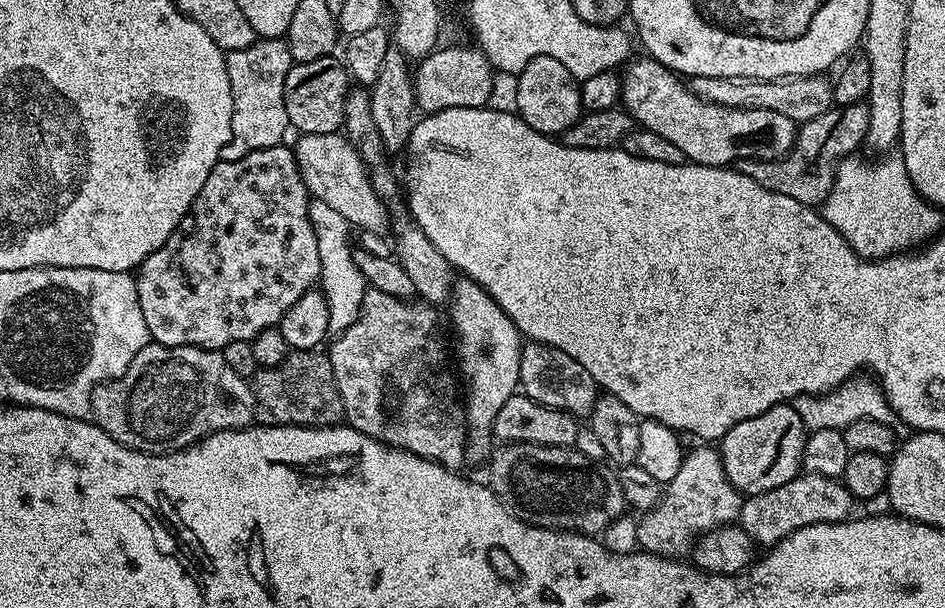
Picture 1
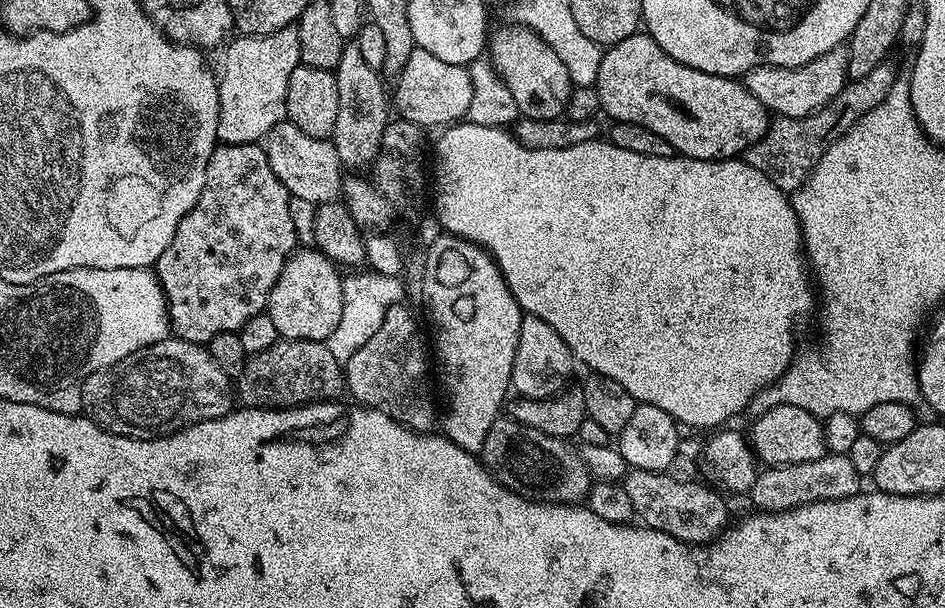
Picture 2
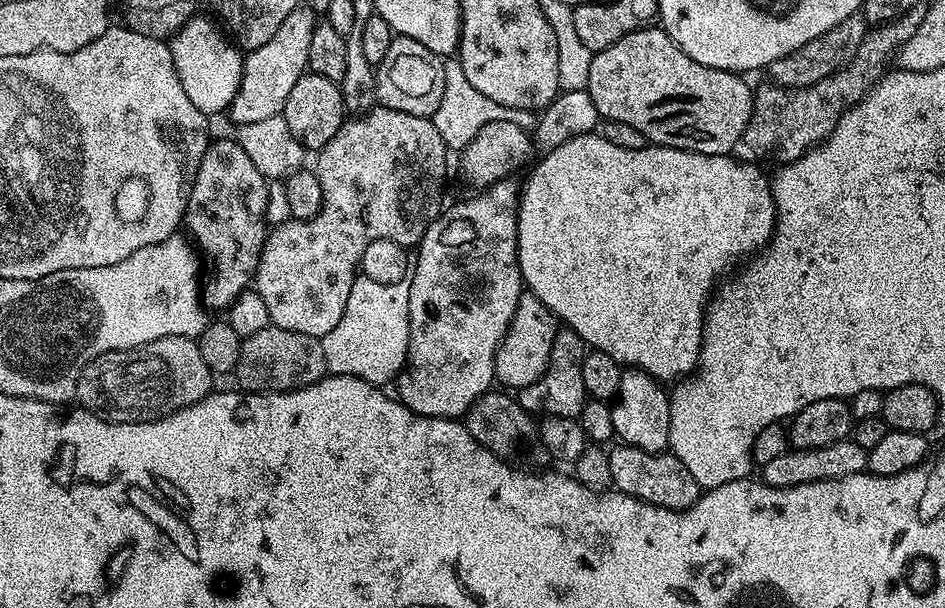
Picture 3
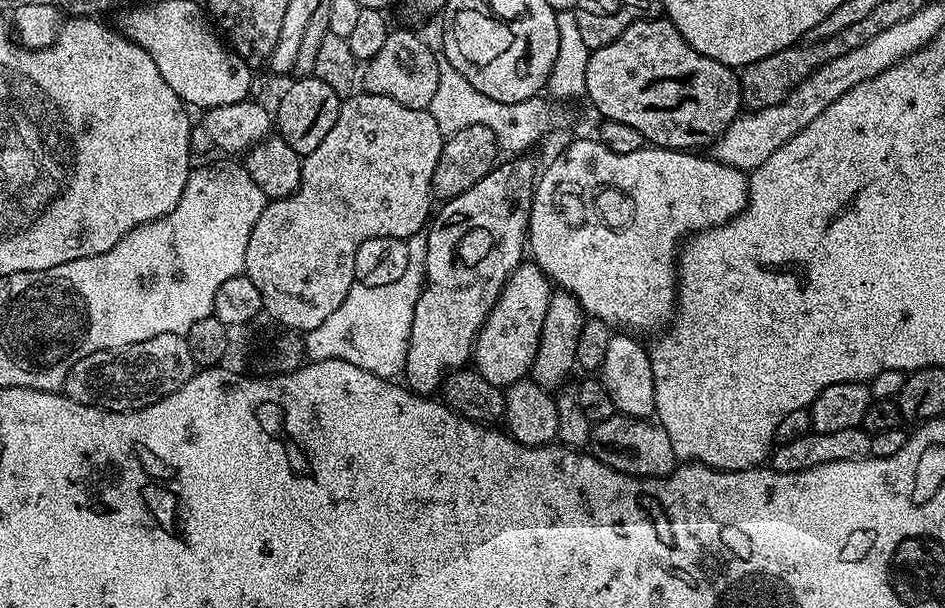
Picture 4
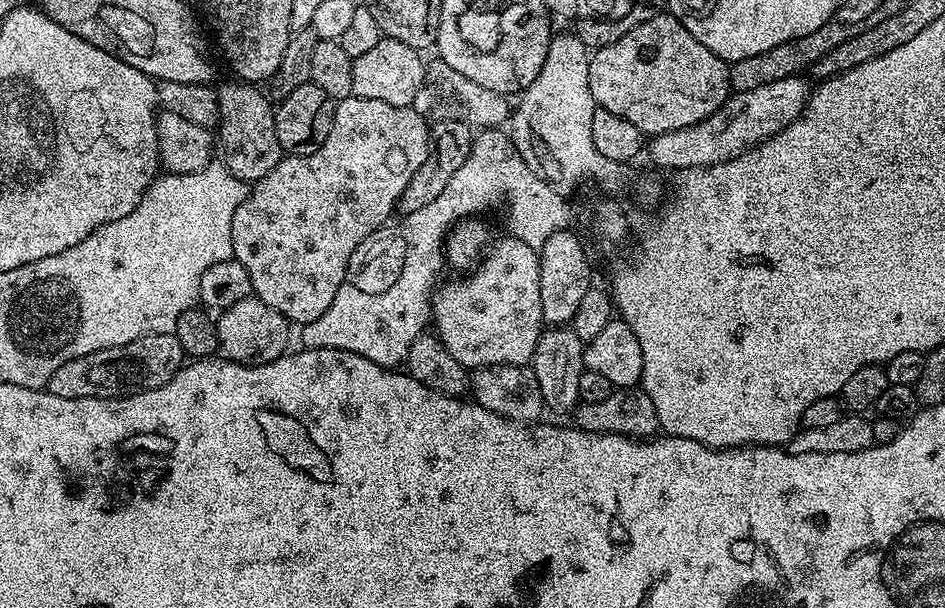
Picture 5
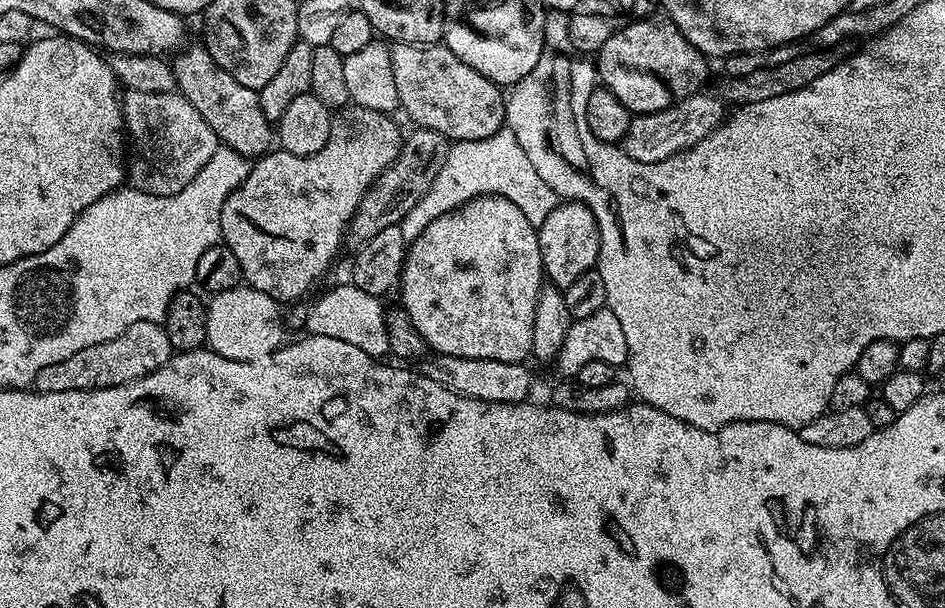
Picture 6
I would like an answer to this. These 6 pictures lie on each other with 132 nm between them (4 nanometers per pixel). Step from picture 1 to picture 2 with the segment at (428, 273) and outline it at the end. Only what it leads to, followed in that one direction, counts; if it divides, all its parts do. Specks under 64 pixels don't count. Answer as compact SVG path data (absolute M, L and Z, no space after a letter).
M354 46L342 50L342 59L334 71L338 82L338 119L334 121L330 137L332 145L338 150L338 158L345 169L371 169L380 154L384 131L390 122L390 94L384 90L385 77L369 66Z

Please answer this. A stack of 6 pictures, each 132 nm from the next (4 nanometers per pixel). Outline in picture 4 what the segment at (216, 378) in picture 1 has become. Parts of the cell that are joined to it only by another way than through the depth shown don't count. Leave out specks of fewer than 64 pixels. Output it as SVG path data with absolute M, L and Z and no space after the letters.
M158 334L146 342L134 342L114 350L102 350L86 358L78 358L66 374L63 395L86 406L103 408L105 412L133 412L150 406L186 386L198 371L184 336Z

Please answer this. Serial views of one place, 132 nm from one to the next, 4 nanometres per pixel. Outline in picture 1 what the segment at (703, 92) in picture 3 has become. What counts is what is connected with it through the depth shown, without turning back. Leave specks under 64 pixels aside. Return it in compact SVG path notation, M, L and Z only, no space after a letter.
M647 54L641 57L641 60L629 59L623 69L620 78L622 107L639 127L654 130L654 134L659 134L662 138L667 138L673 146L678 146L685 161L719 168L735 165L737 160L746 158L781 160L796 144L798 124L797 121L786 118L786 114L777 114L774 110L731 108L706 102L701 96L694 94L691 87L677 73L671 72L665 64L660 64Z

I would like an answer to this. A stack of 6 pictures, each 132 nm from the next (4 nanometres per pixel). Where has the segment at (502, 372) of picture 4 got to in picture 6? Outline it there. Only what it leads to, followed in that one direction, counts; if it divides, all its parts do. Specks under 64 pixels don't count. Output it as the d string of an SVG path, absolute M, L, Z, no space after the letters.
M480 196L455 212L442 214L434 222L430 222L430 226L426 226L426 230L422 230L422 234L418 234L416 240L409 243L408 256L404 259L404 269L398 285L399 303L406 310L406 314L410 314L410 322L414 322L414 330L422 334L425 345L433 353L458 358L494 358L498 362L514 362L515 364L527 361L531 357L534 342L534 306L546 280L536 230L537 227L528 222L522 211L506 198Z

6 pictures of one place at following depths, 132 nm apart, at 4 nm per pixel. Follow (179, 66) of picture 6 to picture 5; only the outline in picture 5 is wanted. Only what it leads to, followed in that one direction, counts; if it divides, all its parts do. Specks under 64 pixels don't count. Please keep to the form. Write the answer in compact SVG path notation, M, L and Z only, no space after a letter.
M248 82L224 84L215 89L216 101L220 107L218 125L218 148L224 151L222 163L234 174L234 178L245 182L255 182L266 178L281 158L278 130L274 130L274 104L267 95L259 92L259 87Z

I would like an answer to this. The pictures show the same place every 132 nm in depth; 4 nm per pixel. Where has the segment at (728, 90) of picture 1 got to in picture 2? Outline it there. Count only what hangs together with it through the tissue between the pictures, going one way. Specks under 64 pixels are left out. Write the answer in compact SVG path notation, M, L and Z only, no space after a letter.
M844 46L830 50L826 54L814 58L814 62L806 62L797 68L779 68L763 64L745 72L742 77L744 87L750 90L750 94L754 94L754 98L758 98L758 102L762 102L762 106L768 108L769 113L786 118L804 118L814 114L822 106L830 103L844 89L844 85L848 81L848 50Z

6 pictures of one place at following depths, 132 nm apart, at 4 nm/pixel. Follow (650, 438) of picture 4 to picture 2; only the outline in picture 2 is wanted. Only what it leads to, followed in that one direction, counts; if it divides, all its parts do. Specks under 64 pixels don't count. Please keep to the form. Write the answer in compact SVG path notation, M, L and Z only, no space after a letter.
M637 468L631 469L622 483L626 494L630 494L630 506L634 506L639 523L645 528L665 532L687 544L710 544L729 527L728 504L715 487L675 480L668 472Z

